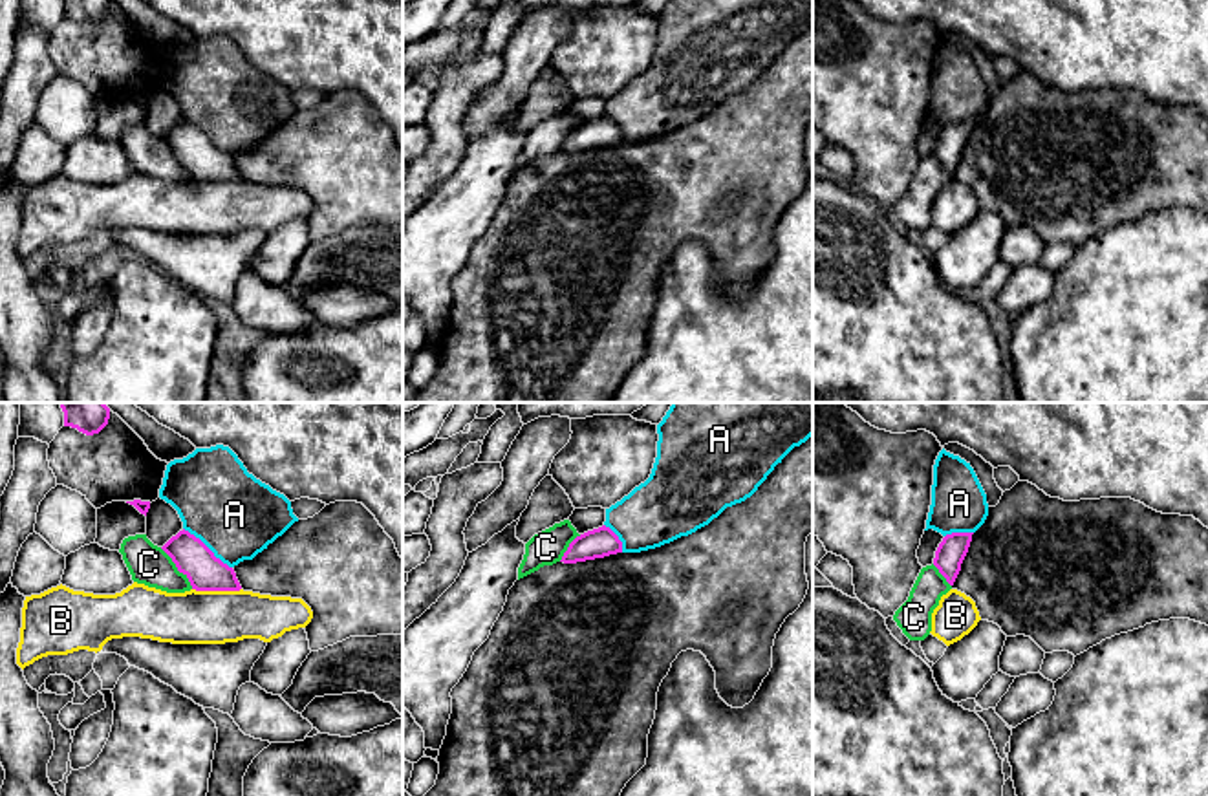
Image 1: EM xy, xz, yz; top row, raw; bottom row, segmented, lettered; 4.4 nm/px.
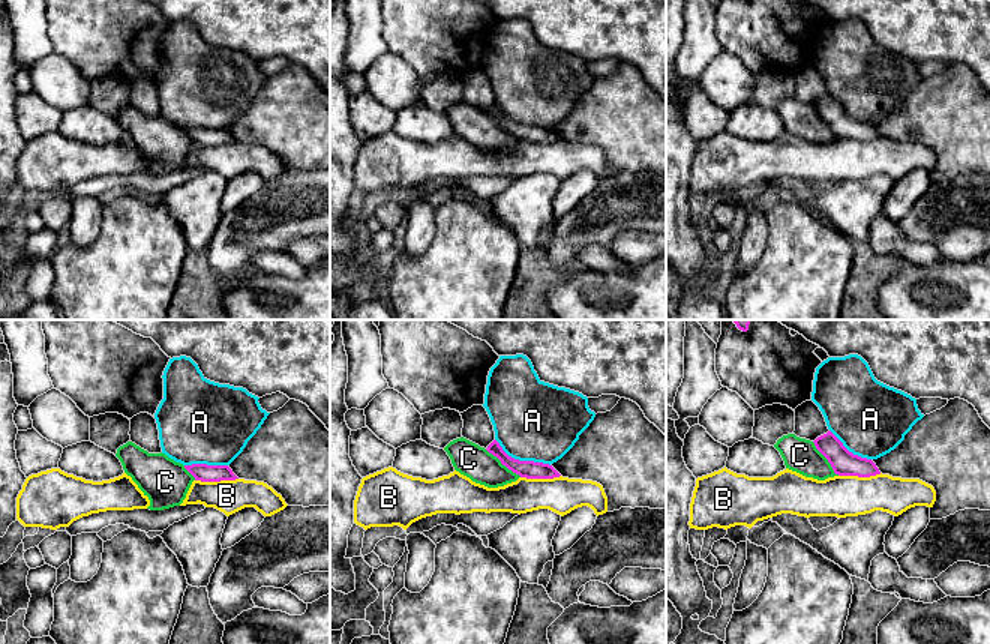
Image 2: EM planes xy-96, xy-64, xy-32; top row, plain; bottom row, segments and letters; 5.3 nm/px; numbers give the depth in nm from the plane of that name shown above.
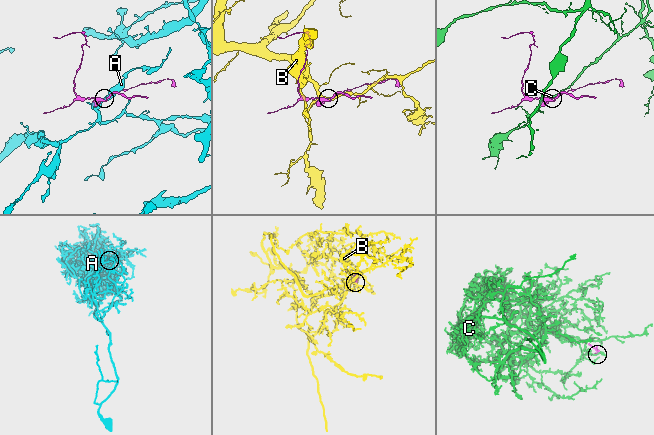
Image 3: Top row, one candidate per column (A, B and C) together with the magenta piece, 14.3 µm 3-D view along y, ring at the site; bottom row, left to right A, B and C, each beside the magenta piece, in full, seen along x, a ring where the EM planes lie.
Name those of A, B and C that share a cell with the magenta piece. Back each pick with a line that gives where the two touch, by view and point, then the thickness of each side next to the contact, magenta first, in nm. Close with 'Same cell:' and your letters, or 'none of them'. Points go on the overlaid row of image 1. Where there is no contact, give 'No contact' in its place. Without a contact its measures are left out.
Same cell: none of them

